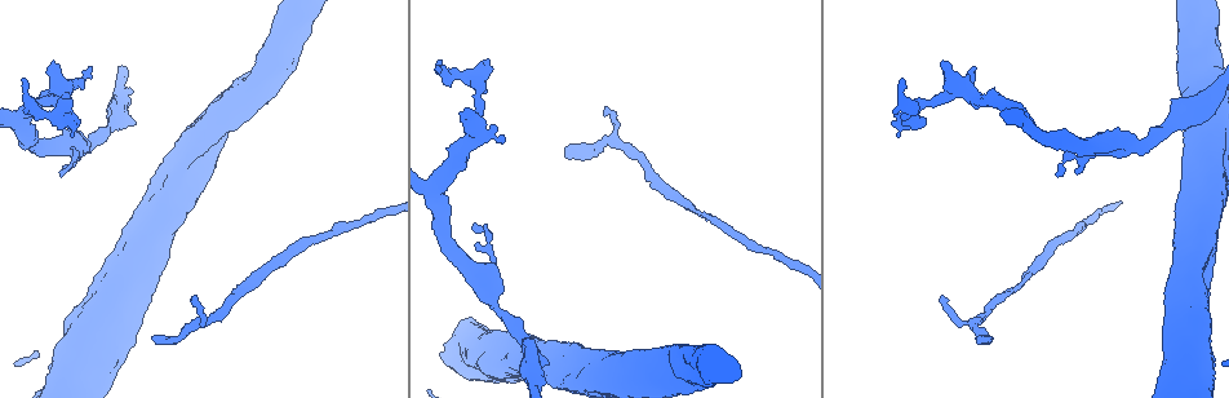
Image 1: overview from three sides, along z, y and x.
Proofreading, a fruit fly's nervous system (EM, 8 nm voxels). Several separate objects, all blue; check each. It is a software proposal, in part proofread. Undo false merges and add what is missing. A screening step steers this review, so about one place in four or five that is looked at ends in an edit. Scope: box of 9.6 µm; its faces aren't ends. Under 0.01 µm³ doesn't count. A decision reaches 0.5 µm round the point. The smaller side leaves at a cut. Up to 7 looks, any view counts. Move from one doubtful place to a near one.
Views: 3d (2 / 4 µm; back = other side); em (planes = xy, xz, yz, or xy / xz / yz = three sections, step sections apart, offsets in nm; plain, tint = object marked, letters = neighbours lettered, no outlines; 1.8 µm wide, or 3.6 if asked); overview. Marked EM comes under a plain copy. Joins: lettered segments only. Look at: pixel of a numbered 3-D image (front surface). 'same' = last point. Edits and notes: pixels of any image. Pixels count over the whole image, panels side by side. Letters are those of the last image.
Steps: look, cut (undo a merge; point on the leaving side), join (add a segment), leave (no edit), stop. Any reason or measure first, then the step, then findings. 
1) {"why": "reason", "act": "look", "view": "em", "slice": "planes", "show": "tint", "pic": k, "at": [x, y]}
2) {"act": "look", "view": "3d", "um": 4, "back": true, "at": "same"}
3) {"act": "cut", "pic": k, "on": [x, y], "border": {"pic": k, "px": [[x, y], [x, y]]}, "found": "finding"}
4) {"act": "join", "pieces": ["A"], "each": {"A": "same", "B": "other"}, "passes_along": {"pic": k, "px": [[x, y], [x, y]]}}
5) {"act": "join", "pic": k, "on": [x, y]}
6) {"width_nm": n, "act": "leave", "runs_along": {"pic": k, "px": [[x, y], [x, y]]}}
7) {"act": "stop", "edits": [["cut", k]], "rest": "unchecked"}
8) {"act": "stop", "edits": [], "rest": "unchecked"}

{"why": "thin neck", "act": "look", "view": "em", "slice": "planes", "show": "letters", "pic": 1, "at": [291, 255]}

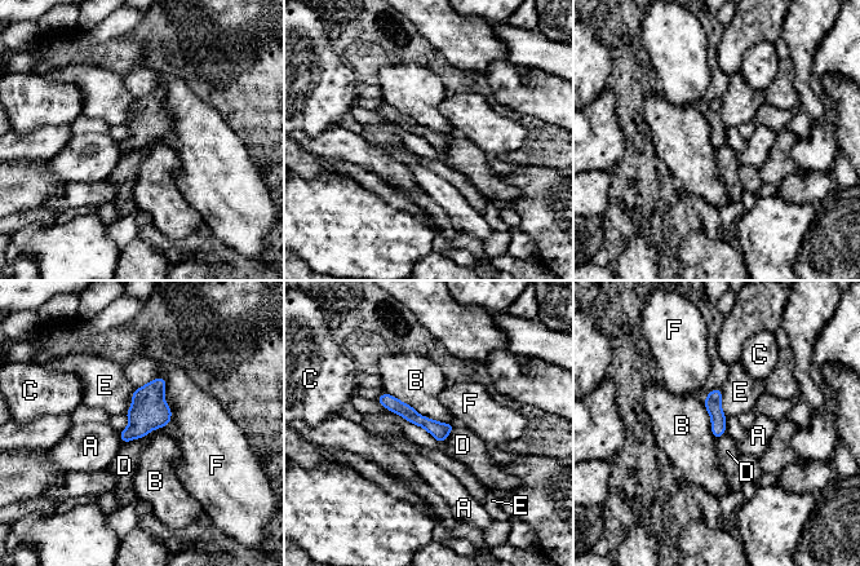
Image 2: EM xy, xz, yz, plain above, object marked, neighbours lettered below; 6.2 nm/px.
{"act": "leave", "each": {"A": "other", "B": "other", "C": "other", "D": "other", "E": "other", "F": "other"}, "runs_along": {"pic": 2, "px": [[381, 399], [433, 427], [450, 427]]}, "found": "one neuron here"}

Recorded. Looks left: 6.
{"why": "tapers out", "act": "look", "view": "3d", "um": 4, "pic": 1, "at": [564, 156]}

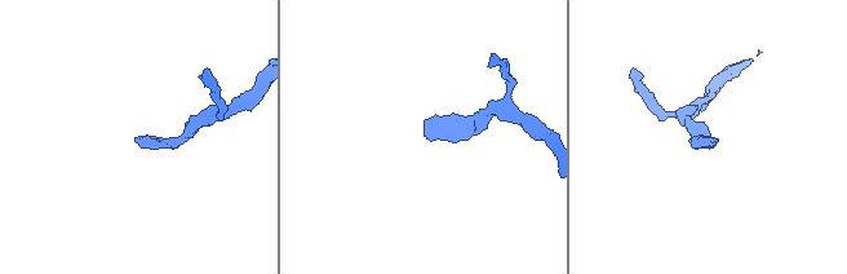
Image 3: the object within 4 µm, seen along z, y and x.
{"why": "now the EM", "act": "look", "view": "em", "slice": "planes", "show": "tint", "pic": 3, "at": [425, 135]}

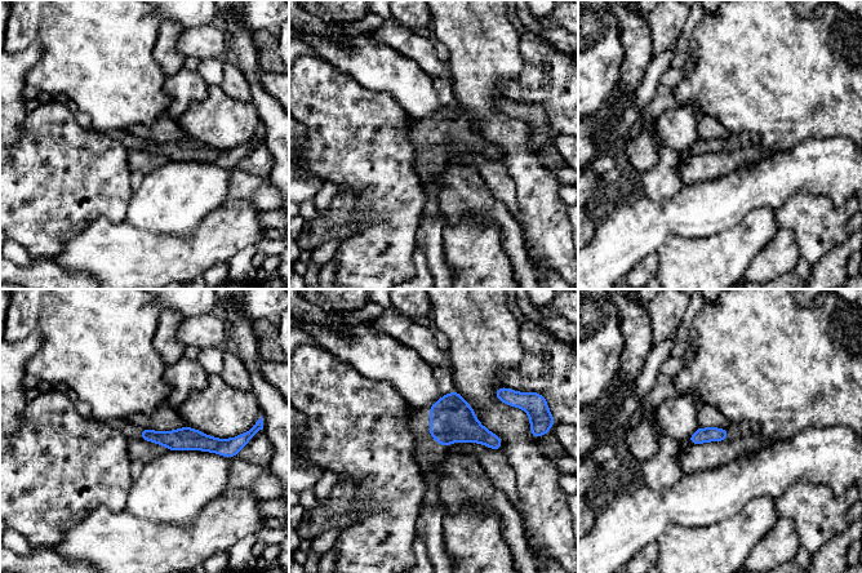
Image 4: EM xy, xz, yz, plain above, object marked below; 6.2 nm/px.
{"why": "see the neighbours", "act": "look", "view": "em", "slice": "planes", "show": "letters", "at": "same"}

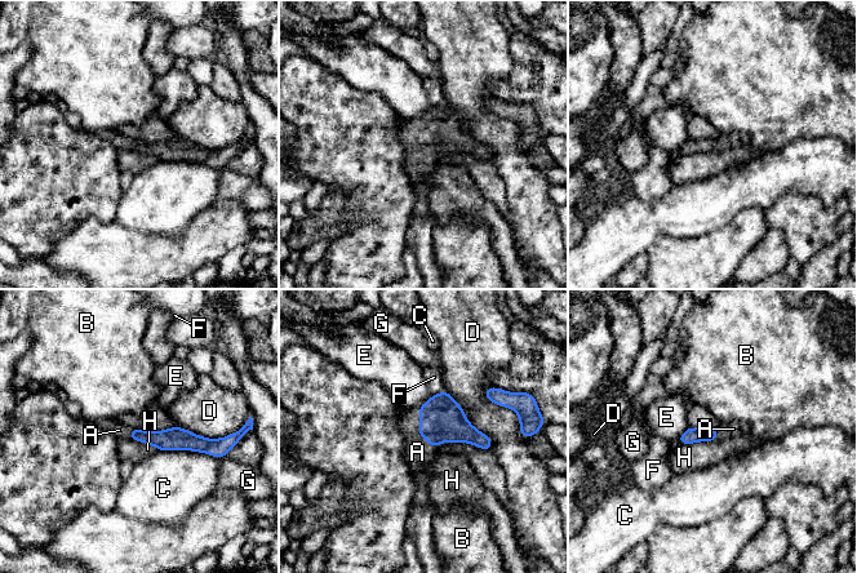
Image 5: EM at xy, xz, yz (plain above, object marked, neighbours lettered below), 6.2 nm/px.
{"width_nm": 90, "act": "join", "pieces": ["A"], "each": {"A": "same", "B": "other", "C": "other", "D": "other", "E": "other", "F": "other", "G": "other", "H": "other"}, "passes_along": {"pic": 5, "px": [[442, 420], [420, 430], [417, 452]]}, "found": "it goes on there"}

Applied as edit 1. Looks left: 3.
{"why": "an open end", "act": "look", "view": "3d", "um": 2, "pic": 1, "at": [905, 80]}

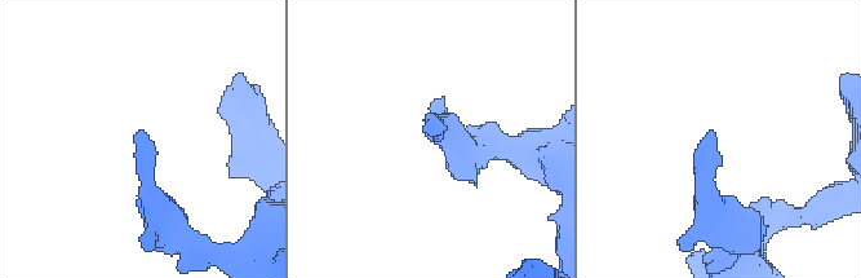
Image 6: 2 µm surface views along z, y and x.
{"act": "look", "view": "em", "slice": "planes", "show": "letters", "pic": 6, "at": [713, 134]}

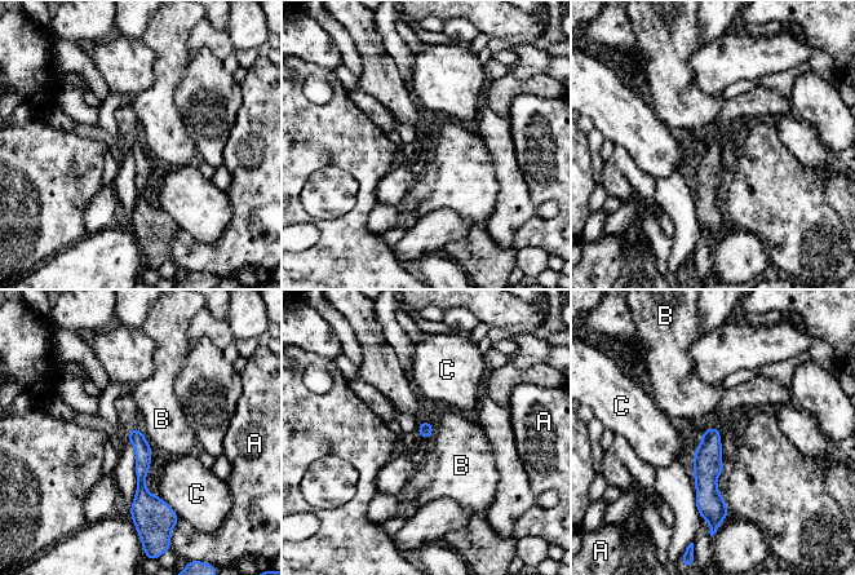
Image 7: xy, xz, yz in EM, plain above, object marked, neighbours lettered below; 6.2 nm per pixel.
{"longest_contact_nm": ["C", 180], "act": "leave", "each": {"A": "other", "B": "other", "C": "other"}, "border": {"pic": 7, "px": [[136, 427], [149, 443]]}, "found": "none of them fits"}

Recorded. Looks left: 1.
{"act": "stop", "edits": [["join", 5]], "rest": "unchecked"}

